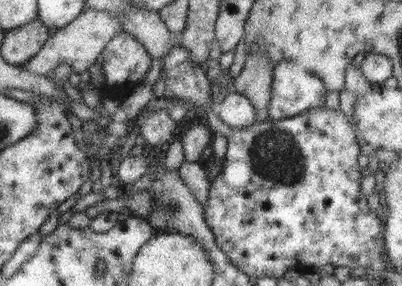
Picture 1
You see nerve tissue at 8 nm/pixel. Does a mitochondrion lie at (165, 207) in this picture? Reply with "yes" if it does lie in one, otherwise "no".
yes

